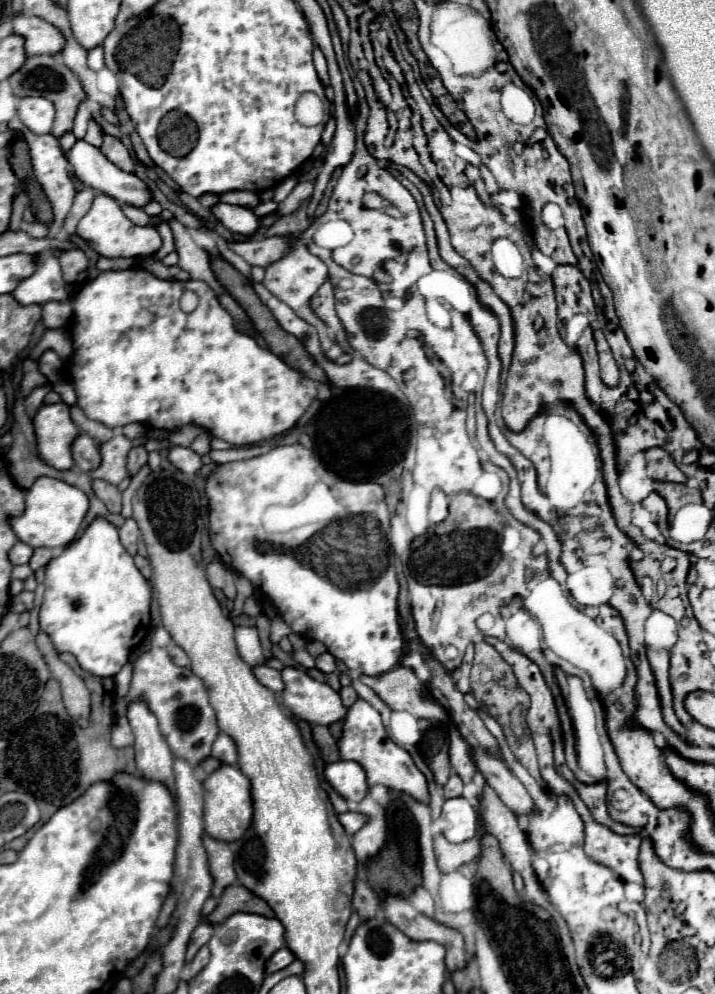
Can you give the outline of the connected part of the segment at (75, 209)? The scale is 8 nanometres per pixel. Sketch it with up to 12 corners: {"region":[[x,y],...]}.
{"region":[[86,187],[76,195],[64,221],[70,235],[90,209],[98,191]]}

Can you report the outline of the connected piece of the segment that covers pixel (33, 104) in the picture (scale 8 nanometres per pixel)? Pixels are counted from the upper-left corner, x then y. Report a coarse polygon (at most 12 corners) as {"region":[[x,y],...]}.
{"region":[[24,97],[18,117],[32,133],[50,133],[54,105]]}

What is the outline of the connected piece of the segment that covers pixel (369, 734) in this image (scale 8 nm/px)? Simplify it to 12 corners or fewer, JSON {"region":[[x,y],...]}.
{"region":[[364,699],[336,739],[368,785],[428,803],[426,777]]}

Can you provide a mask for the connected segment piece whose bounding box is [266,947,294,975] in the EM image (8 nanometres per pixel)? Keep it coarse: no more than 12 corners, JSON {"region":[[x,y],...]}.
{"region":[[286,947],[266,961],[266,975],[288,967],[294,961]]}

